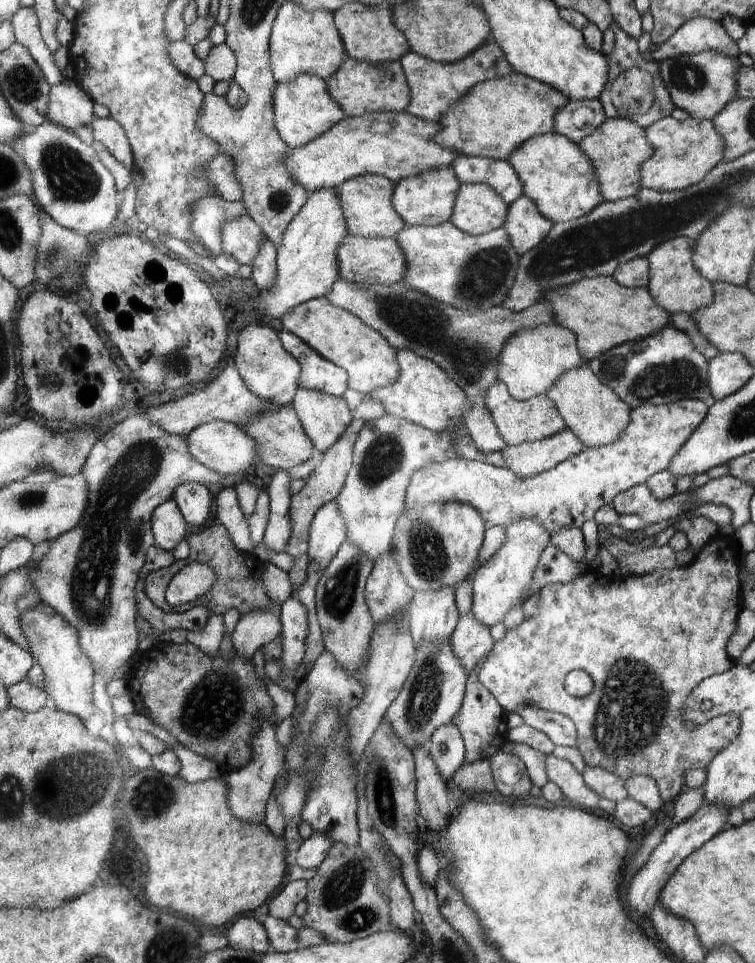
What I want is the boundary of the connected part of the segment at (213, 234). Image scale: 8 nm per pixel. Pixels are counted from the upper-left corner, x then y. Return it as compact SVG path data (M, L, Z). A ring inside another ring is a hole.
M219 194L200 200L192 214L192 228L216 256L224 253L224 228L233 218L249 216L240 200L227 201Z

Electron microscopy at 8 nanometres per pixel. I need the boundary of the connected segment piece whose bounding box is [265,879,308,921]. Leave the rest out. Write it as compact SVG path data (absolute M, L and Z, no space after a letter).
M306 879L288 881L276 896L269 900L265 911L274 918L288 920L294 915L294 908L308 894L308 882Z

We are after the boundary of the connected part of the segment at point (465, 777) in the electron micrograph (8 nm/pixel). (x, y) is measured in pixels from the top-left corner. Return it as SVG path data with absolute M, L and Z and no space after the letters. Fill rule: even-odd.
M477 760L476 762L465 762L463 767L452 777L456 786L464 792L470 790L470 795L476 794L478 790L486 792L496 791L495 776L491 770L489 760Z

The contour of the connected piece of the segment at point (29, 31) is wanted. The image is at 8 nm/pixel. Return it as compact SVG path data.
M23 7L12 21L15 25L17 42L26 45L26 48L36 57L38 64L44 69L50 84L55 87L64 82L64 71L56 62L56 55L44 38L42 21L36 7Z

